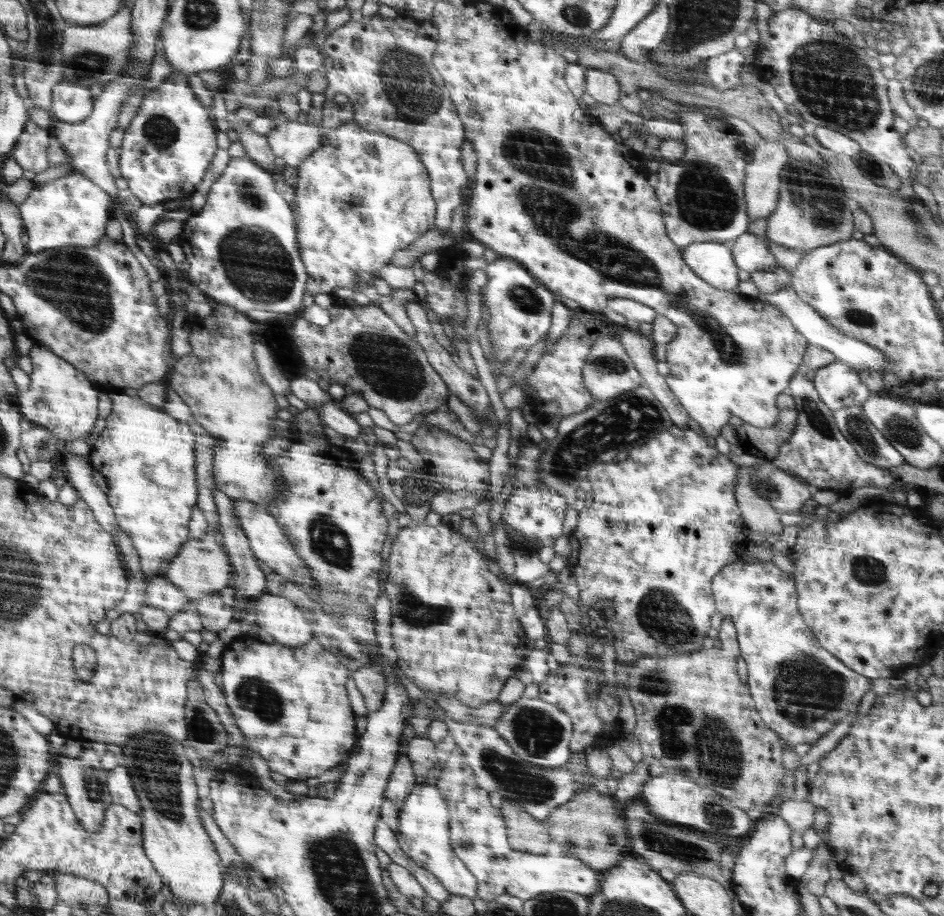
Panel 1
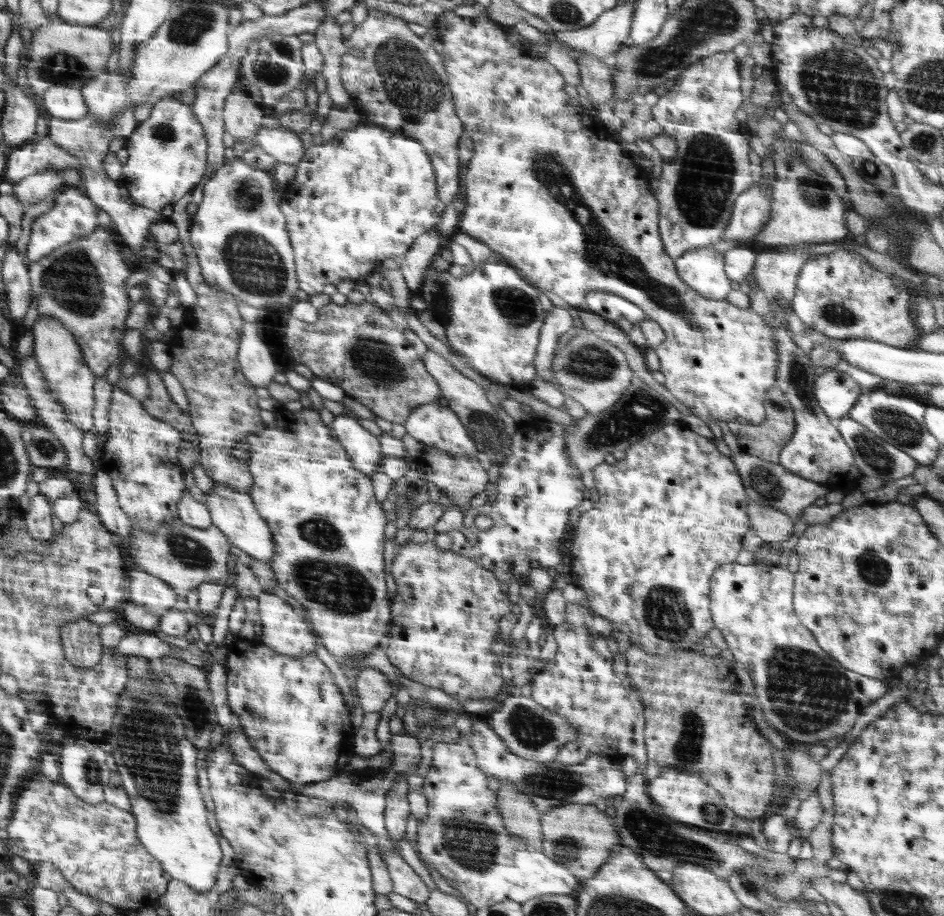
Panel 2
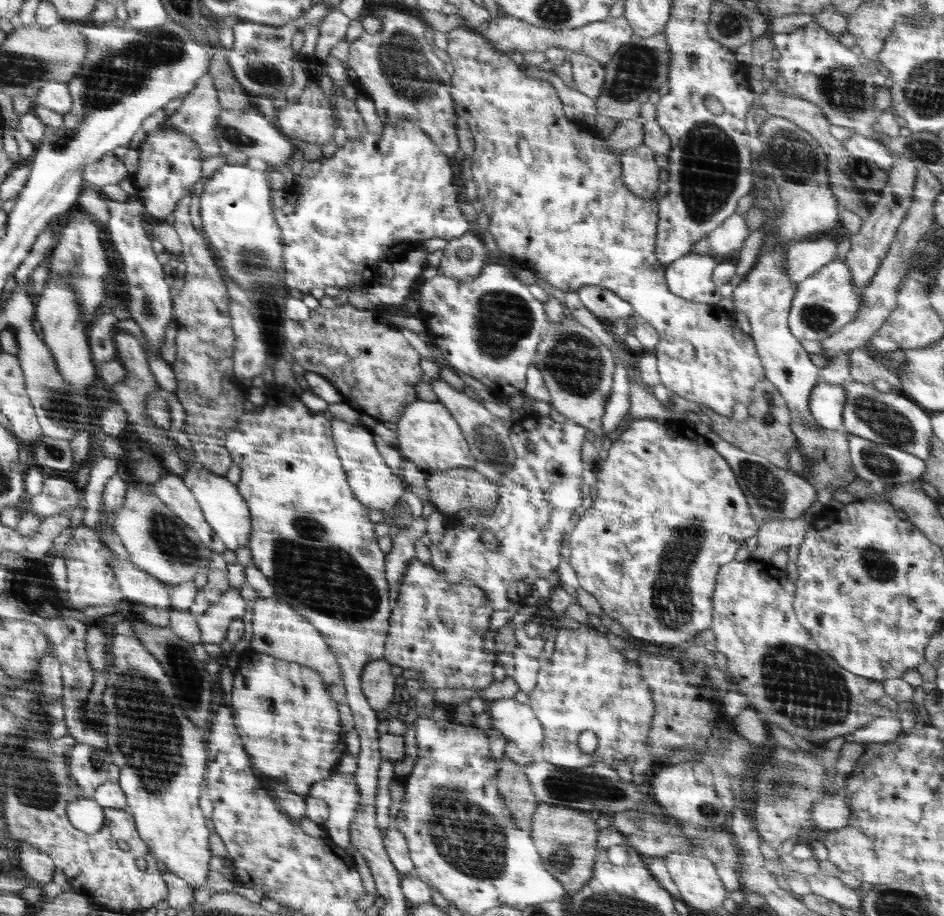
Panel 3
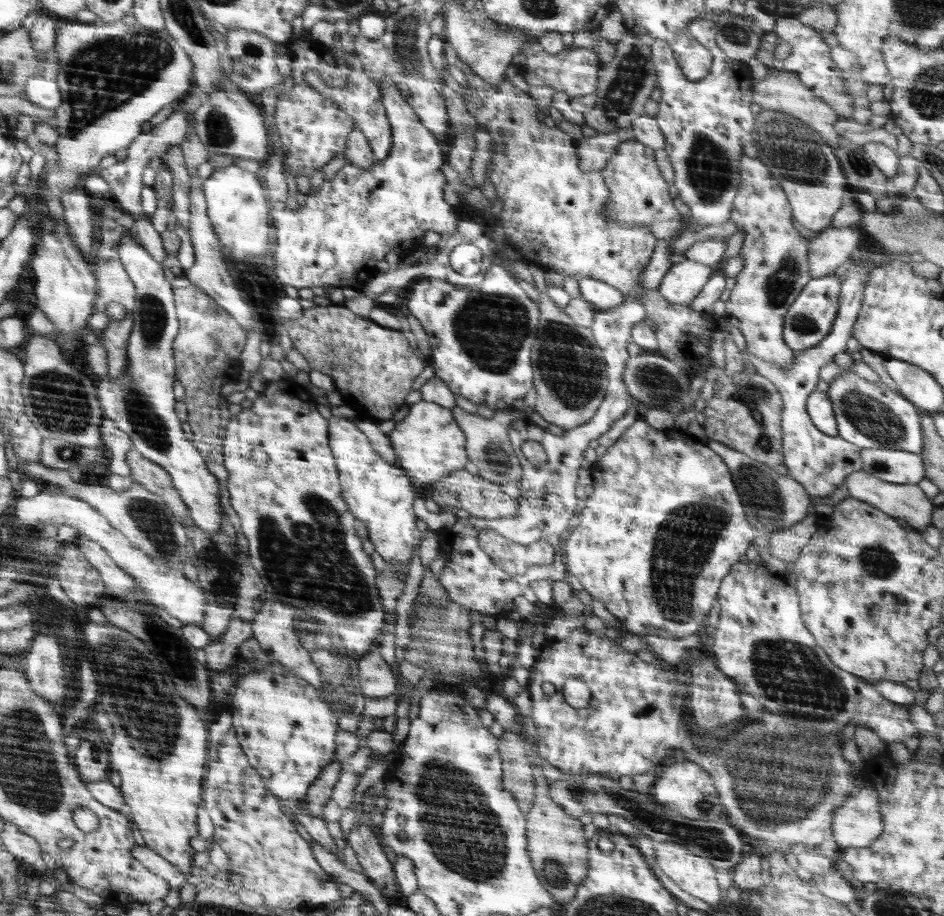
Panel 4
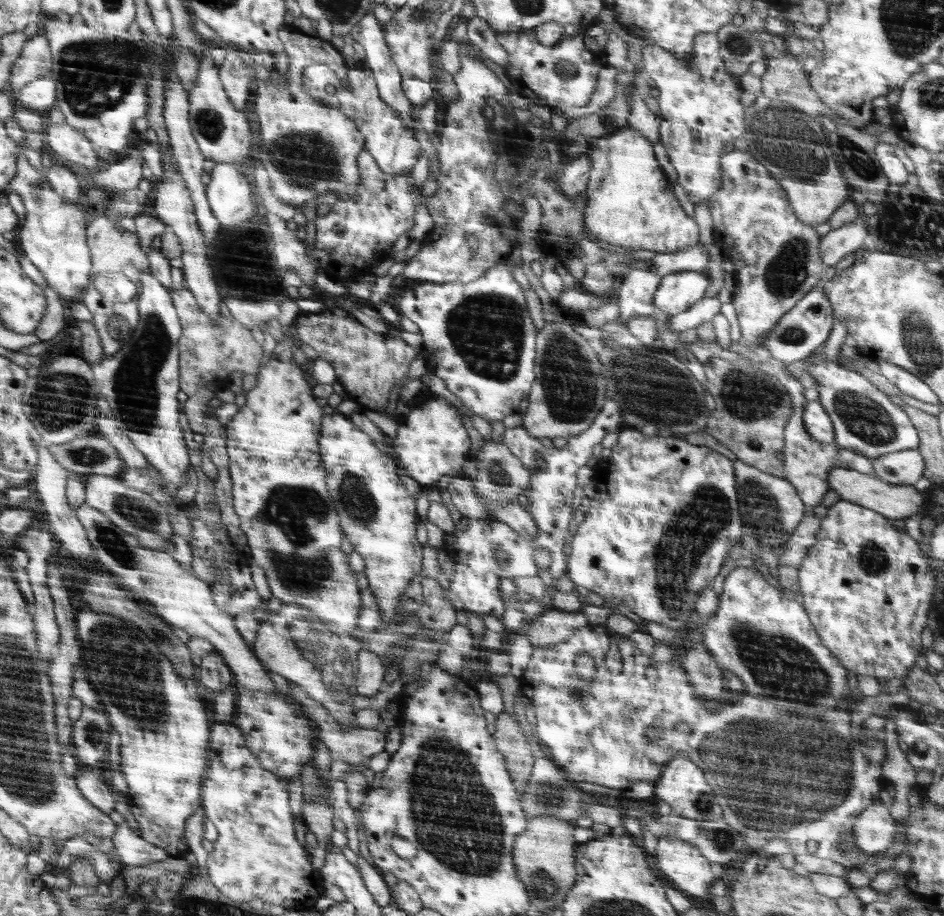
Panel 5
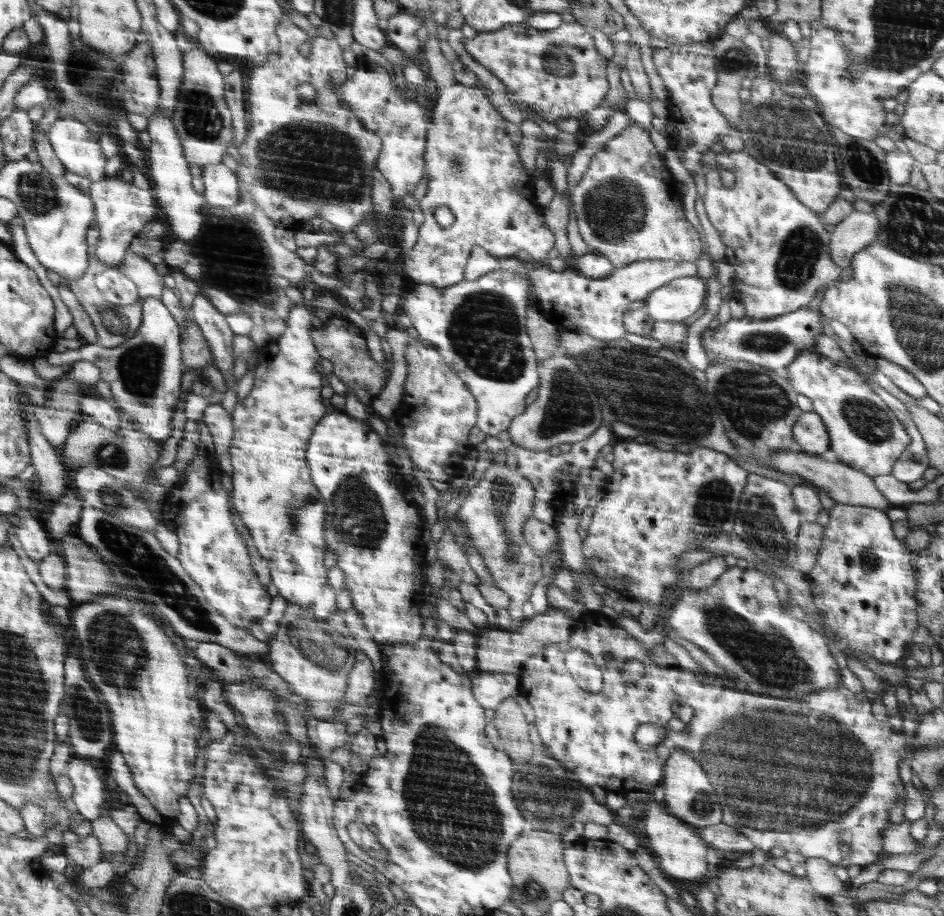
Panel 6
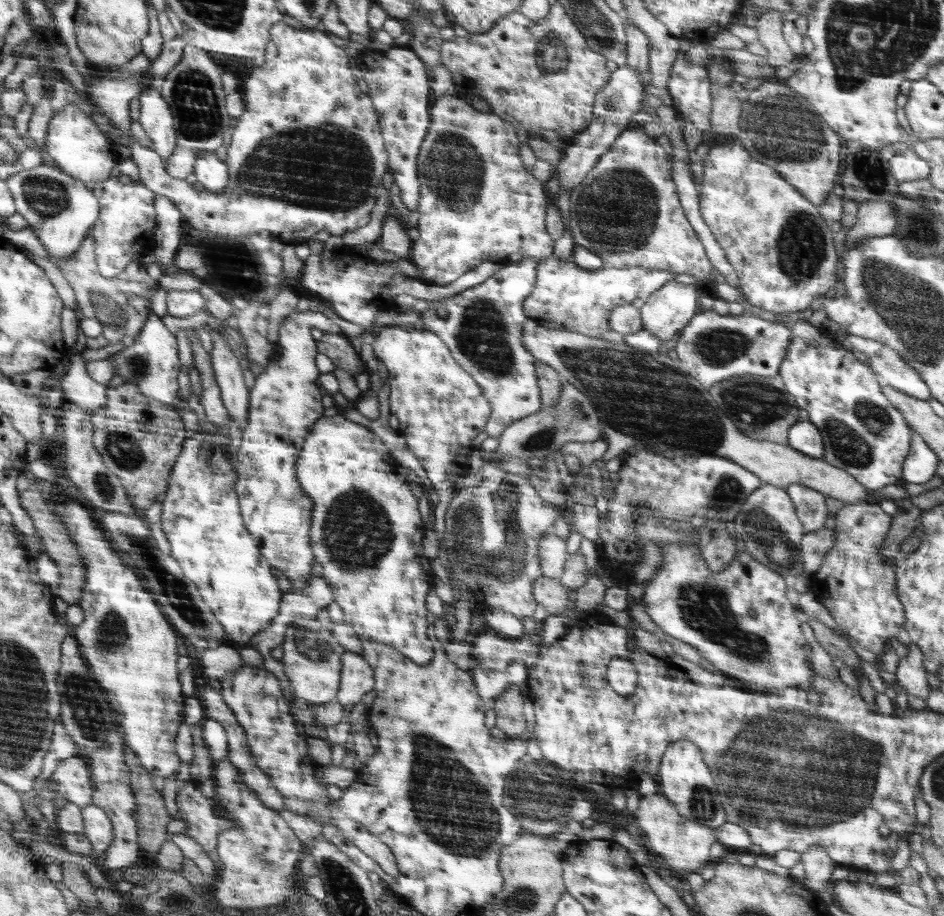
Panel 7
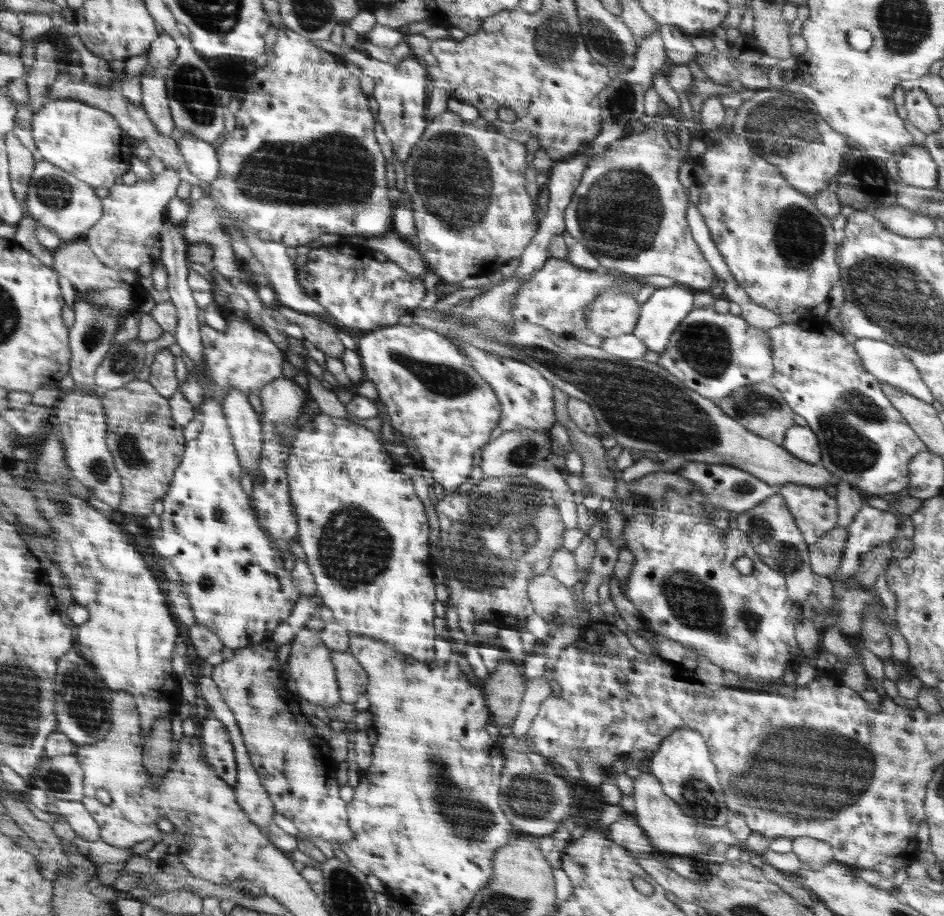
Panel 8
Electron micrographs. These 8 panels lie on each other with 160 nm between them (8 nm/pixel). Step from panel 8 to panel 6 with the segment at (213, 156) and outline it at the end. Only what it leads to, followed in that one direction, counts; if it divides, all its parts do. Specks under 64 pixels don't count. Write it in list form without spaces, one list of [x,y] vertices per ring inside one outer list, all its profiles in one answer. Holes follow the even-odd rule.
[[[224,163],[207,164],[201,174],[205,202],[219,209],[230,209],[241,200],[238,176]]]

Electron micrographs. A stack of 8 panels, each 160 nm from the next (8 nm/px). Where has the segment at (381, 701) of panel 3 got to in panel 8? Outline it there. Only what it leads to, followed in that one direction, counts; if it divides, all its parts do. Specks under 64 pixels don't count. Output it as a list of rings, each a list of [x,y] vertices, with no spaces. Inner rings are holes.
[[[333,651],[332,661],[336,666],[341,701],[354,704],[360,698],[360,694],[366,692],[366,682],[369,682],[369,678],[366,678],[367,671],[349,651]]]

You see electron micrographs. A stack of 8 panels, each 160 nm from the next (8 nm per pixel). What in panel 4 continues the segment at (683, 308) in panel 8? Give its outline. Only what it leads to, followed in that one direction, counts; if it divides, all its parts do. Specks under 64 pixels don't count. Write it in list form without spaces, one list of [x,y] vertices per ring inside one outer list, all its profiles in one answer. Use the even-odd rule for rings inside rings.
[[[677,258],[664,276],[658,293],[674,305],[689,306],[700,295],[715,269],[708,264]]]

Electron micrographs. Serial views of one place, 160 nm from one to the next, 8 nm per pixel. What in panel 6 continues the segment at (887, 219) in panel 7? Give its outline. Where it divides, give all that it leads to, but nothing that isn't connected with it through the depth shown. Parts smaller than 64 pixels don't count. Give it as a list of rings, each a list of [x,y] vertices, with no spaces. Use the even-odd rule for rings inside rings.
[[[852,211],[831,232],[830,258],[845,269],[859,250],[876,240],[879,233],[878,217],[874,212]]]

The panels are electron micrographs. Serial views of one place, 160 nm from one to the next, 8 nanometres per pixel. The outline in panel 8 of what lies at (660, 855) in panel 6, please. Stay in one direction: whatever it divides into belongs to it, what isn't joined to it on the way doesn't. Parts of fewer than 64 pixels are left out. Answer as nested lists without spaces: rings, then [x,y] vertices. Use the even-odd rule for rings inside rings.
[[[642,773],[634,779],[634,813],[632,814],[640,828],[644,829],[656,853],[667,852],[672,855],[687,856],[693,859],[696,853],[705,853],[712,850],[717,842],[734,844],[742,849],[747,849],[745,842],[738,840],[726,826],[708,826],[695,822],[685,816],[678,804],[675,804],[669,796],[664,794],[660,782],[651,773]]]

